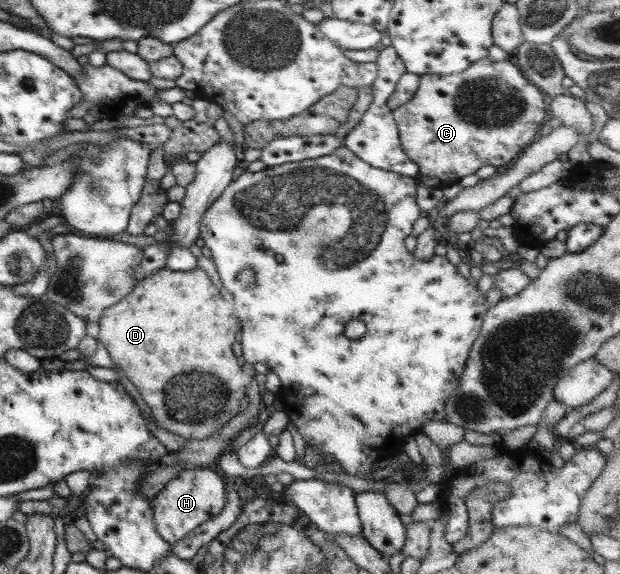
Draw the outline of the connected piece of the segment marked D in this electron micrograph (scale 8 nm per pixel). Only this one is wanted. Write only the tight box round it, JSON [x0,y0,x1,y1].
[96,268,245,441]

